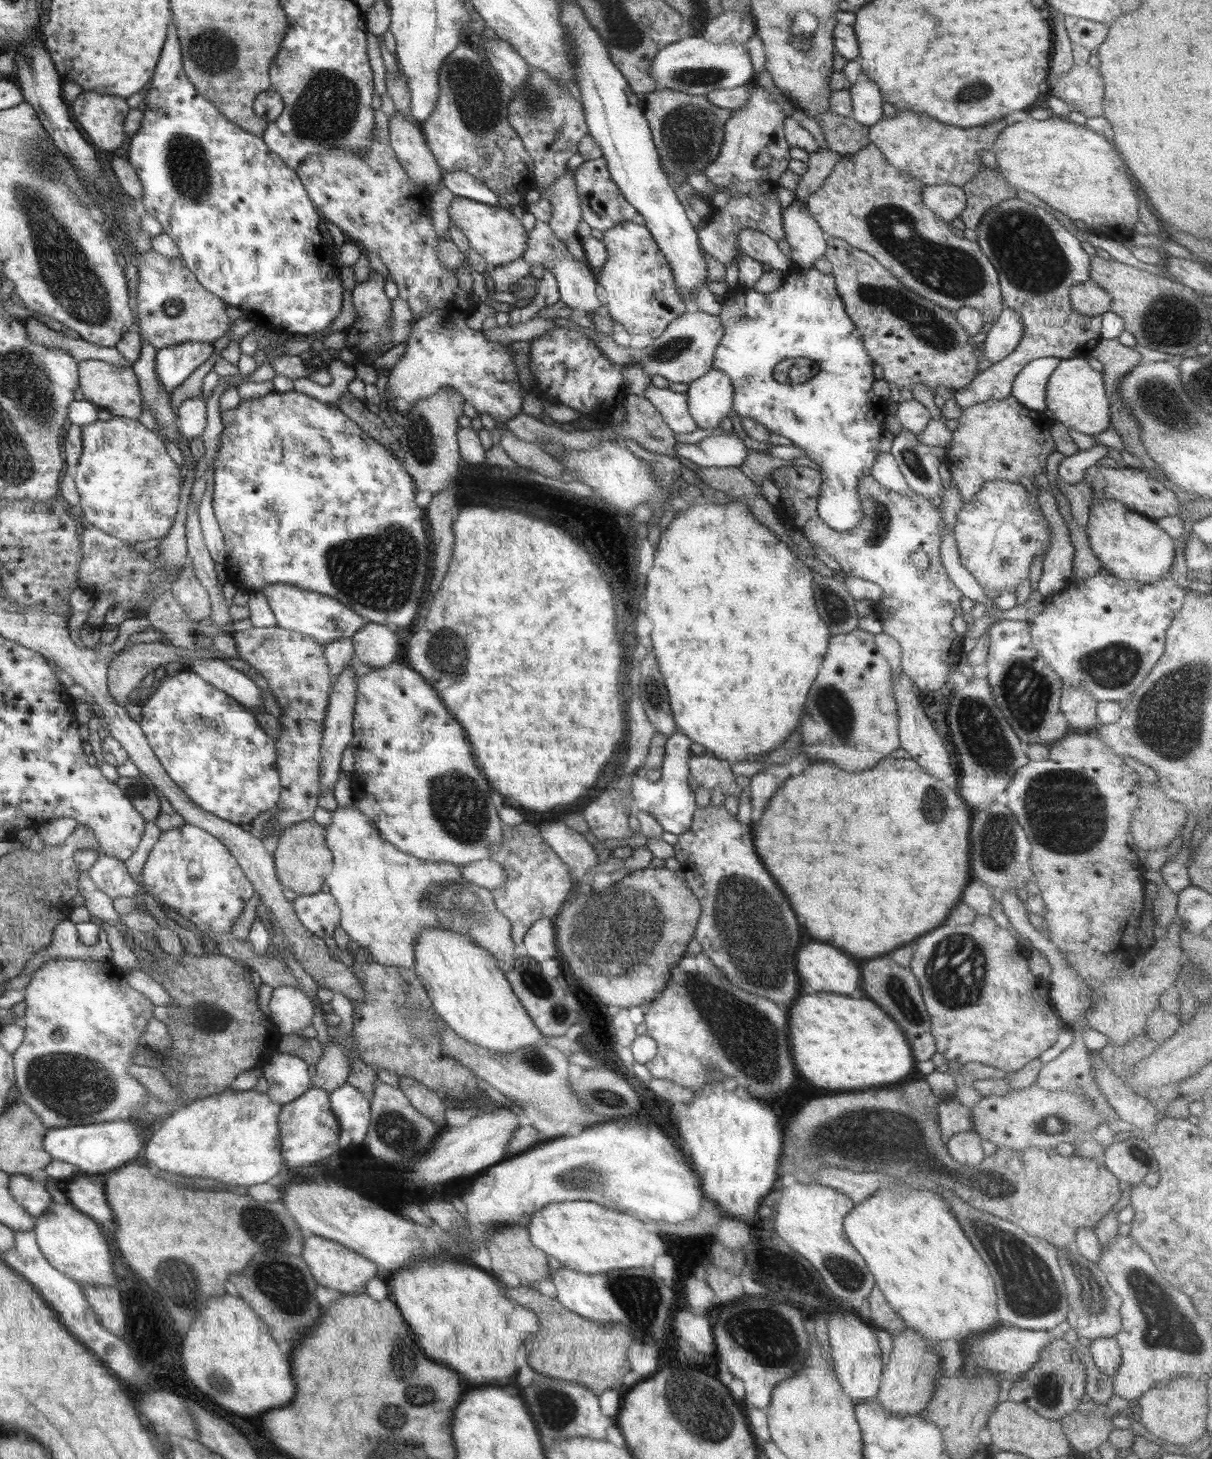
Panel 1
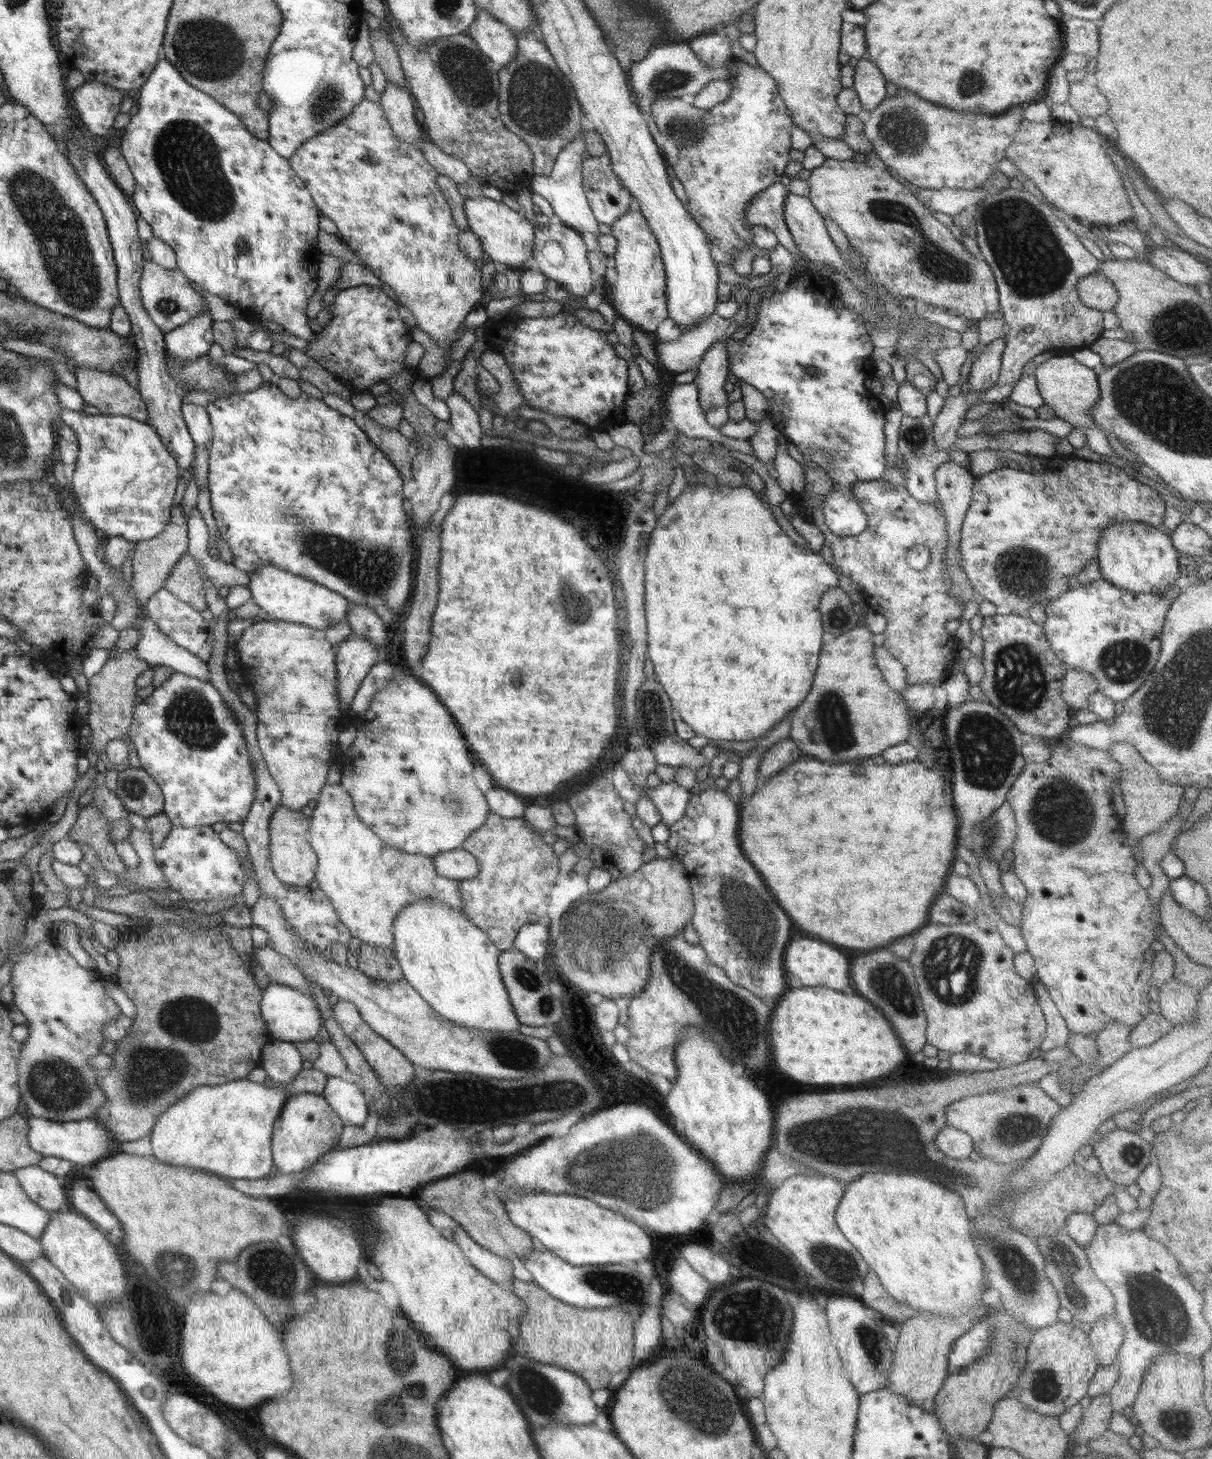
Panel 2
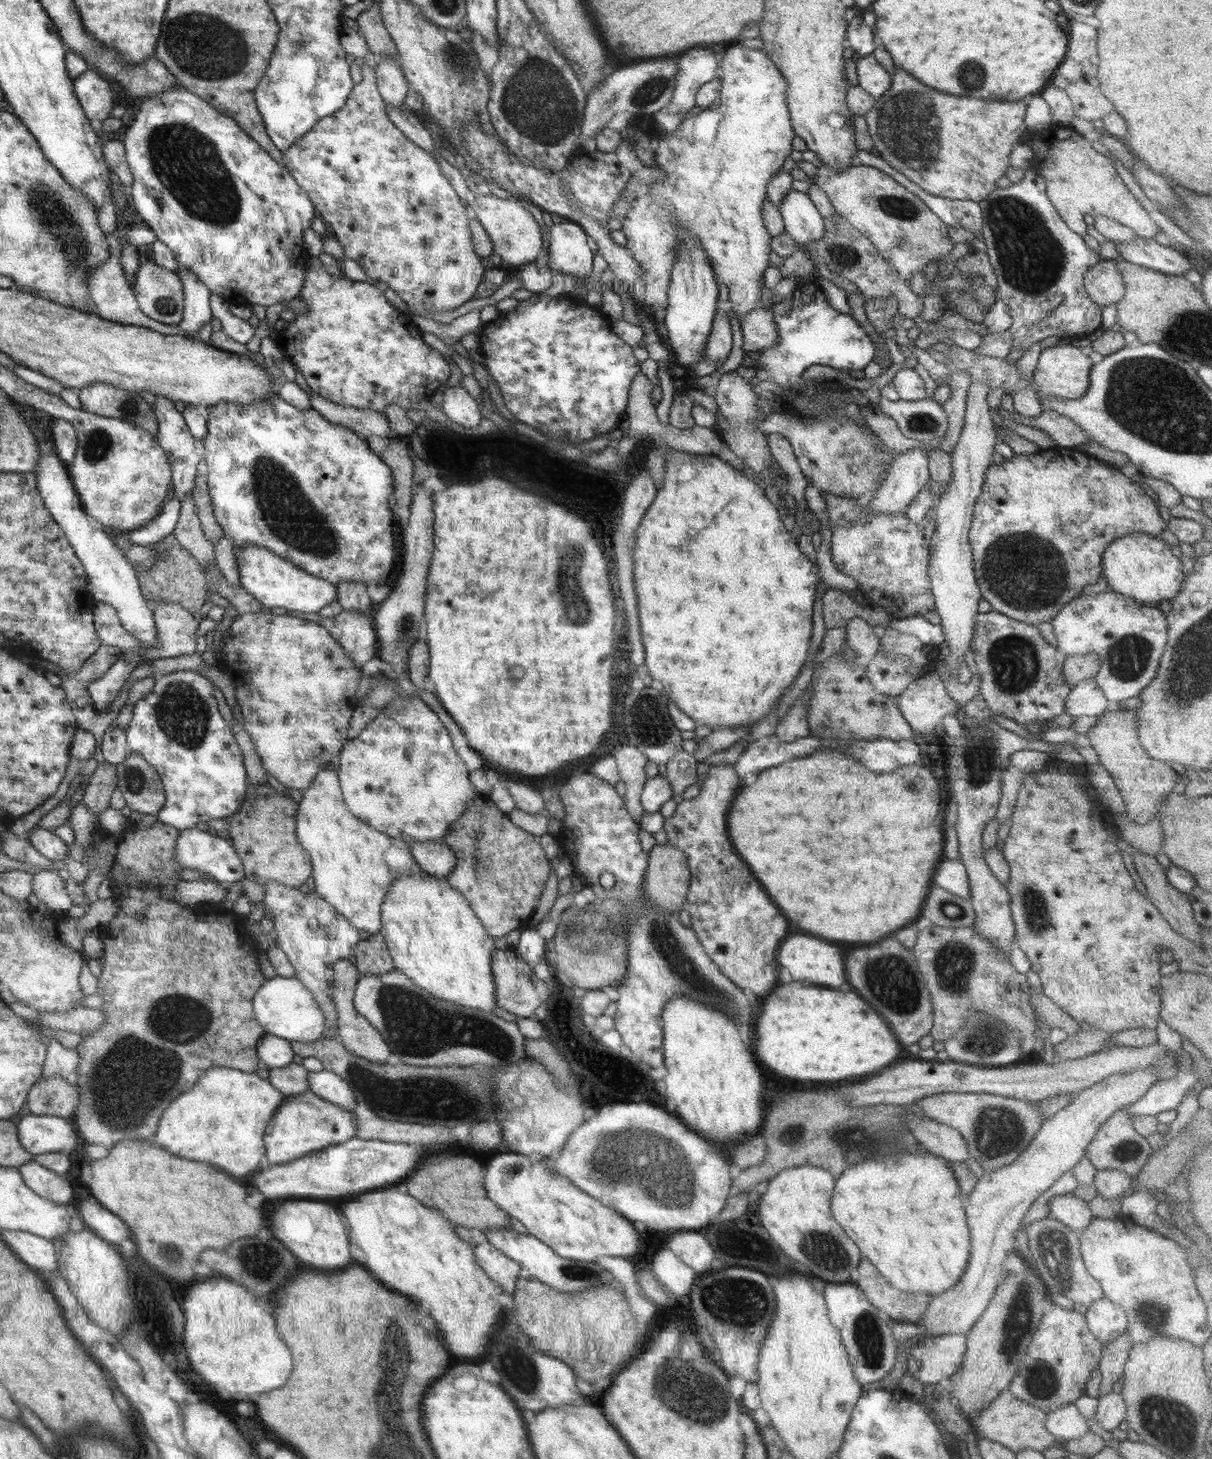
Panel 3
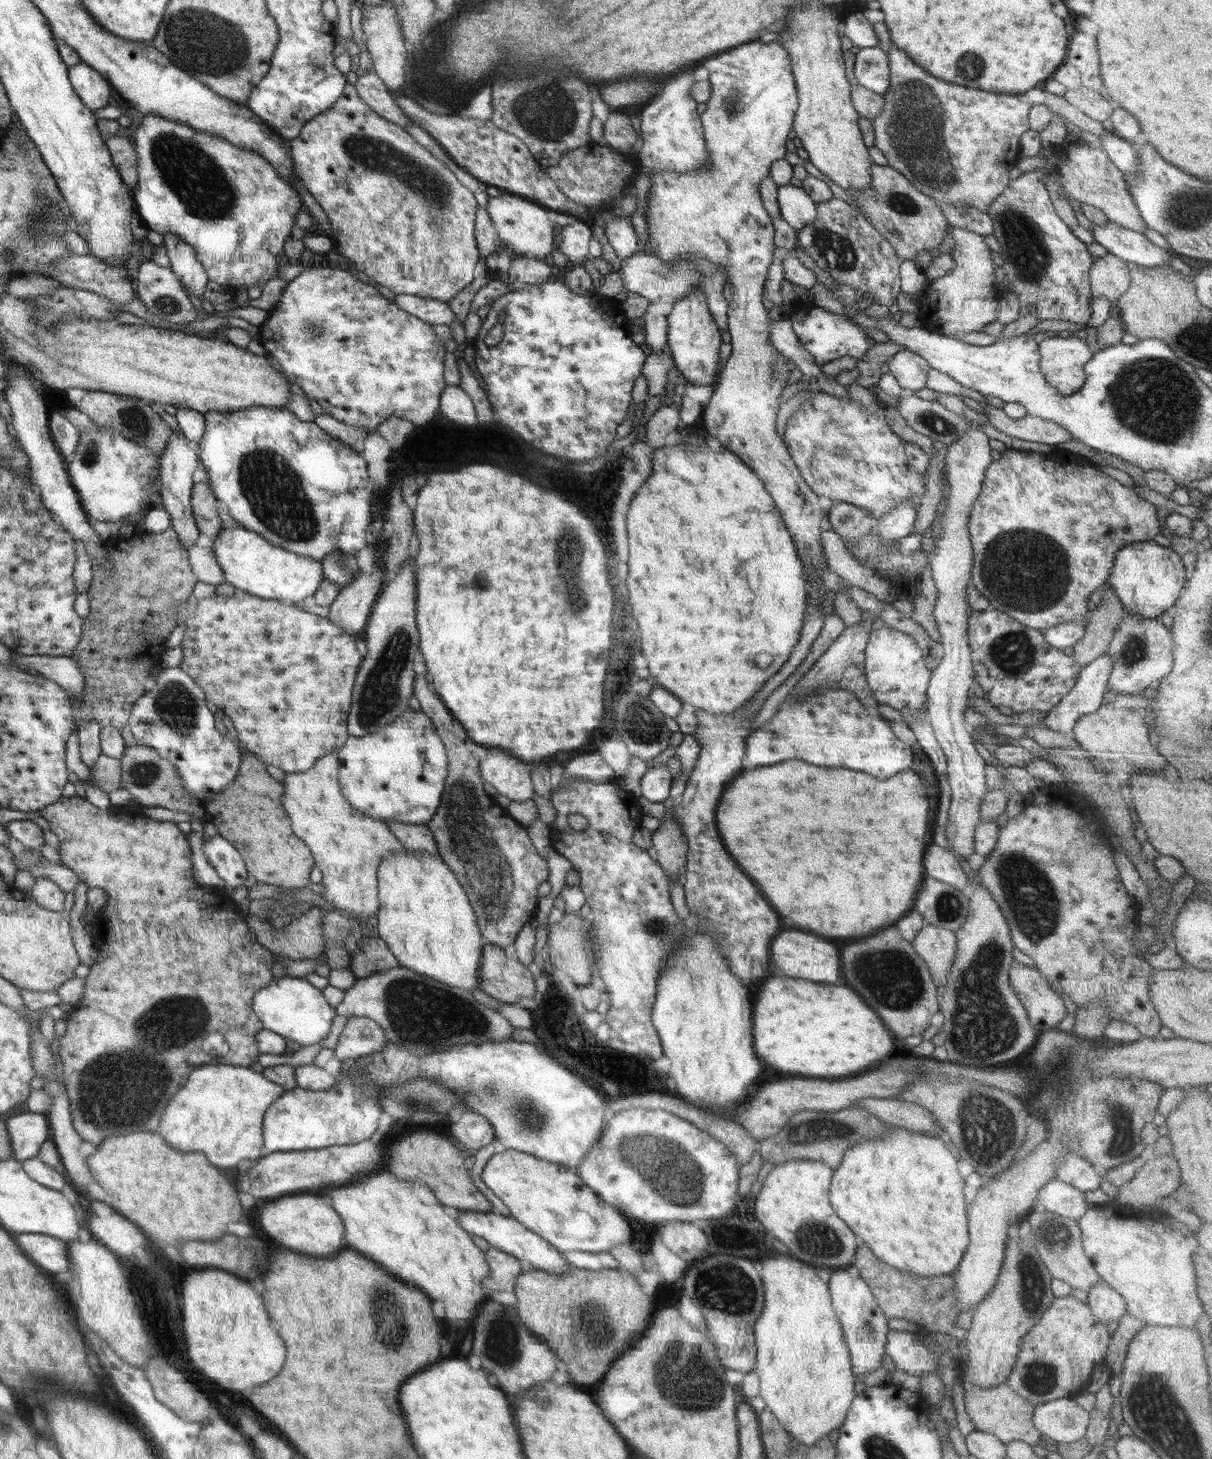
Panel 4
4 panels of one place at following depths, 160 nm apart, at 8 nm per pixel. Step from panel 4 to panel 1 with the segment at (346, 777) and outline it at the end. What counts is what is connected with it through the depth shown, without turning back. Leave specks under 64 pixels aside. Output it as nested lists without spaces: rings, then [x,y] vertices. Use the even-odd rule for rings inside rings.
[[[390,663],[382,668],[373,669],[368,674],[357,675],[355,715],[353,722],[353,739],[351,745],[355,748],[354,755],[354,772],[351,780],[351,791],[353,792],[353,802],[363,812],[372,824],[376,825],[385,840],[390,844],[396,845],[402,852],[410,853],[412,856],[425,861],[438,861],[456,865],[465,865],[476,860],[490,859],[491,848],[501,843],[501,832],[503,822],[500,820],[498,809],[488,798],[492,792],[487,778],[476,768],[472,758],[472,743],[466,740],[464,734],[465,728],[460,721],[449,711],[440,693],[425,680],[417,670],[399,664]]]

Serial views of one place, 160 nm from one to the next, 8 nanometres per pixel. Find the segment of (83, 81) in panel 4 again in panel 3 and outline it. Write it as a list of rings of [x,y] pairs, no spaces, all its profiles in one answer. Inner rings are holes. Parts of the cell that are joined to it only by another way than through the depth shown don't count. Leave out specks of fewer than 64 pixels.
[[[90,68],[74,79],[74,88],[90,120],[104,121],[110,118],[114,98],[105,76]]]

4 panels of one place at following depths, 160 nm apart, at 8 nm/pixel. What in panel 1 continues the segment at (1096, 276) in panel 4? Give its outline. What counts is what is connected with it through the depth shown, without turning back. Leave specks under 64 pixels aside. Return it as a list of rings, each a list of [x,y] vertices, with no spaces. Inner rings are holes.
[[[1094,279],[1072,285],[1069,290],[1073,307],[1083,315],[1098,316],[1111,310],[1111,296]]]

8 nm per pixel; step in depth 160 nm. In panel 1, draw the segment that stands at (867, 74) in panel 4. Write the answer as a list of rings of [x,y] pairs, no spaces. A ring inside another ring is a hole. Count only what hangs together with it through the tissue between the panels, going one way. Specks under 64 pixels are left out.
[[[862,74],[849,88],[852,99],[852,119],[868,128],[875,126],[884,117],[882,92],[869,76]]]

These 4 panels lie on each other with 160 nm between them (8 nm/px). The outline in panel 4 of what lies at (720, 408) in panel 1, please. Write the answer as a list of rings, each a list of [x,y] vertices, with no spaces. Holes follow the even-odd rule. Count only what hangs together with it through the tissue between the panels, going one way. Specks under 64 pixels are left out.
[[[652,252],[637,253],[628,259],[621,259],[621,267],[618,272],[624,276],[623,286],[630,292],[636,292],[644,298],[650,300],[661,300],[666,304],[675,304],[679,300],[686,298],[695,288],[706,295],[706,304],[711,314],[715,318],[720,330],[727,329],[727,310],[728,303],[724,299],[722,291],[727,282],[727,272],[720,266],[704,256],[688,256],[684,260],[671,263],[666,262]]]

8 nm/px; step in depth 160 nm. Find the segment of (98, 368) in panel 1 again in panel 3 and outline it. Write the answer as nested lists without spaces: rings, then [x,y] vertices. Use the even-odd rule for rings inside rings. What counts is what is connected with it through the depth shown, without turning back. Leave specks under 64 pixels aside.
[[[100,383],[89,384],[75,392],[82,410],[98,416],[129,421],[155,437],[159,434],[159,422],[153,407],[139,393],[126,392],[117,386]]]

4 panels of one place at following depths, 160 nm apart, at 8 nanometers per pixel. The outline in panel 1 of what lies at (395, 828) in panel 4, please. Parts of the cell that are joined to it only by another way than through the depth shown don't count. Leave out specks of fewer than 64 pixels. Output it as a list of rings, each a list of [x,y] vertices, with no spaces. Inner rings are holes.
[[[490,859],[476,860],[465,865],[460,865],[462,878],[469,880],[472,884],[477,884],[488,890],[499,887],[506,879],[505,872],[500,864]]]

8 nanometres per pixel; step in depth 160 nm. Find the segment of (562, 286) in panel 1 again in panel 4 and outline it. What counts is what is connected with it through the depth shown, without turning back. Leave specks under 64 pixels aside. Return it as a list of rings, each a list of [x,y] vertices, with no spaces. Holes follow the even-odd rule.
[[[574,219],[570,224],[562,226],[562,241],[560,242],[558,249],[569,260],[569,266],[582,265],[584,262],[590,259],[588,242],[592,240],[591,226]]]

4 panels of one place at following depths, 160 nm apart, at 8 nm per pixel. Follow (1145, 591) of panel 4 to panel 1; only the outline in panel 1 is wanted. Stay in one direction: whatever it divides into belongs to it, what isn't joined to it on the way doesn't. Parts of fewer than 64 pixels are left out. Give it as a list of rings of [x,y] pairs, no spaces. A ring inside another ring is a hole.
[[[1108,499],[1092,502],[1086,534],[1094,554],[1112,576],[1142,584],[1154,584],[1170,578],[1175,540],[1156,521],[1128,510],[1122,503]]]

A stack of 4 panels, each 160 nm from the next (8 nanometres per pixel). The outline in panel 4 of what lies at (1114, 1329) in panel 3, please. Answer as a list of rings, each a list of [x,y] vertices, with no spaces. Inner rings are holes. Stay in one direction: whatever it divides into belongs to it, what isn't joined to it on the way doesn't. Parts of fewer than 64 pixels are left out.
[[[1102,1279],[1089,1290],[1087,1305],[1099,1321],[1108,1324],[1120,1319],[1127,1311],[1125,1298]]]

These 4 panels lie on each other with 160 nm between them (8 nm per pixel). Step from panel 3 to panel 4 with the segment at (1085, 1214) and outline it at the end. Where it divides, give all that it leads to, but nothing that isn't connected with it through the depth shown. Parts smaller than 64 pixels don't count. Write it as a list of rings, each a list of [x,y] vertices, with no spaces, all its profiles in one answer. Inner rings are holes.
[[[1054,1177],[1037,1194],[1037,1200],[1046,1211],[1067,1216],[1077,1221],[1087,1210],[1085,1193]]]

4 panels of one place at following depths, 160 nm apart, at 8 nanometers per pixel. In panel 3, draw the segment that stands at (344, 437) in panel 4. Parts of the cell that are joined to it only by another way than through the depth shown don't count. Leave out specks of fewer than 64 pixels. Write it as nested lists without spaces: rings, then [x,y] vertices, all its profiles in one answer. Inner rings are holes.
[[[315,392],[310,394],[310,404],[327,421],[349,428],[364,440],[371,436],[389,437],[392,434],[390,423],[383,412],[373,410],[360,412],[353,406],[334,404]]]

